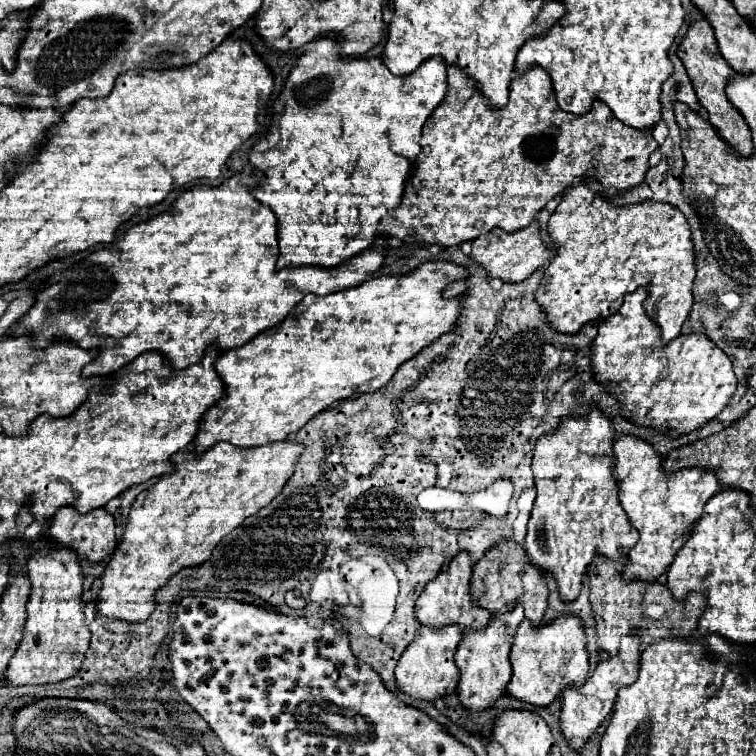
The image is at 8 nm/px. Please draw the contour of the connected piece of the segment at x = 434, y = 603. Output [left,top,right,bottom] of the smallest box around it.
[415,552,491,630]

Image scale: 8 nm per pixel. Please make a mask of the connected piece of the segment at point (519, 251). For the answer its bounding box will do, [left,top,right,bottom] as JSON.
[469,222,549,282]

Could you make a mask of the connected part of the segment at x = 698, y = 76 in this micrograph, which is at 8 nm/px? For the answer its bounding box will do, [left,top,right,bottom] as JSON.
[677,18,753,156]

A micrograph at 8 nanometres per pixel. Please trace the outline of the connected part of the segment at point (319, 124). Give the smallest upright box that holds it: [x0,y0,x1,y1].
[249,38,447,270]

